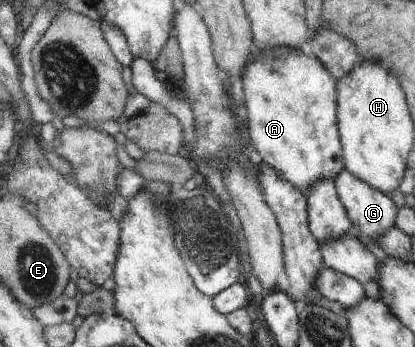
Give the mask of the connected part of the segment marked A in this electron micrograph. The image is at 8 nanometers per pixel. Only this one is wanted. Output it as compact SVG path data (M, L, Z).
M279 48L268 52L254 52L242 79L244 105L248 111L247 125L251 141L264 162L275 173L302 194L308 193L323 180L336 180L345 169L343 143L339 131L339 91L337 81L316 58L304 55L300 50Z

